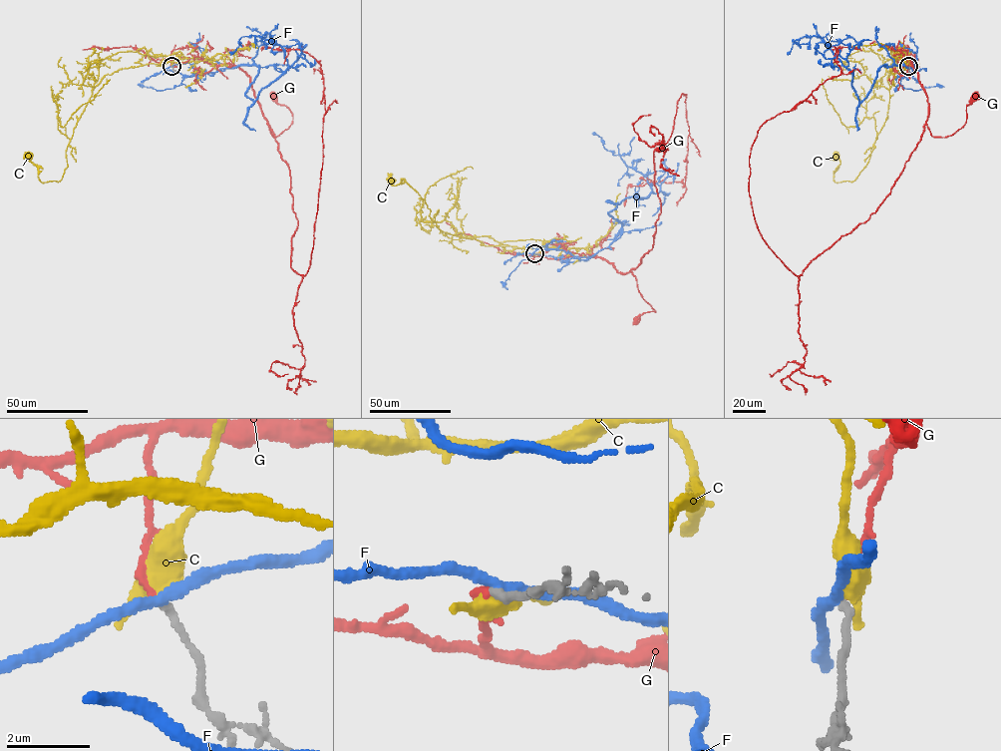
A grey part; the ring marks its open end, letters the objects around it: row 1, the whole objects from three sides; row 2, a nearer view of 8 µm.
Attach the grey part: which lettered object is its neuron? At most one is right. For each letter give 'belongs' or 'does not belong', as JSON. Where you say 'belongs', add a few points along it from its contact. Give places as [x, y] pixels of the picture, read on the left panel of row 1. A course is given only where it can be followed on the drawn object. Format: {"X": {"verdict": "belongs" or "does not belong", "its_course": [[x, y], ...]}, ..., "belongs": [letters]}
{"C": {"verdict": "does not belong"}, "F": {"verdict": "does not belong"}, "G": {"verdict": "belongs", "its_course": [[170, 66], [171, 59], [187, 58], [239, 67], [250, 78], [274, 137], [287, 129], [292, 114], [273, 97]]}, "belongs": ["G"]}

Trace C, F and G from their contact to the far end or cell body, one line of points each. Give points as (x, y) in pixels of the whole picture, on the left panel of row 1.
C: (171, 66), (181, 55), (178, 62), (122, 68), (94, 87), (60, 181), (42, 183), (28, 156)
F: (171, 66), (258, 66), (245, 95), (253, 101), (288, 68), (281, 47), (259, 36), (241, 36), (229, 52)
G: (170, 66), (171, 59), (187, 58), (239, 67), (250, 78), (274, 137), (287, 129), (292, 114), (273, 97)

